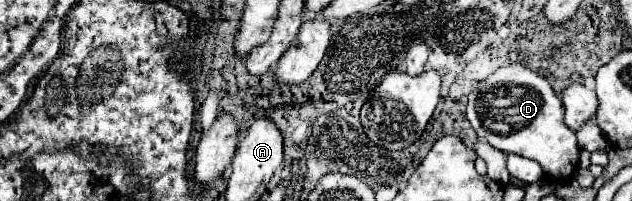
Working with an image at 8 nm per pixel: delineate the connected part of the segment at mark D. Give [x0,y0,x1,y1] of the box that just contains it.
[467,65,579,183]

